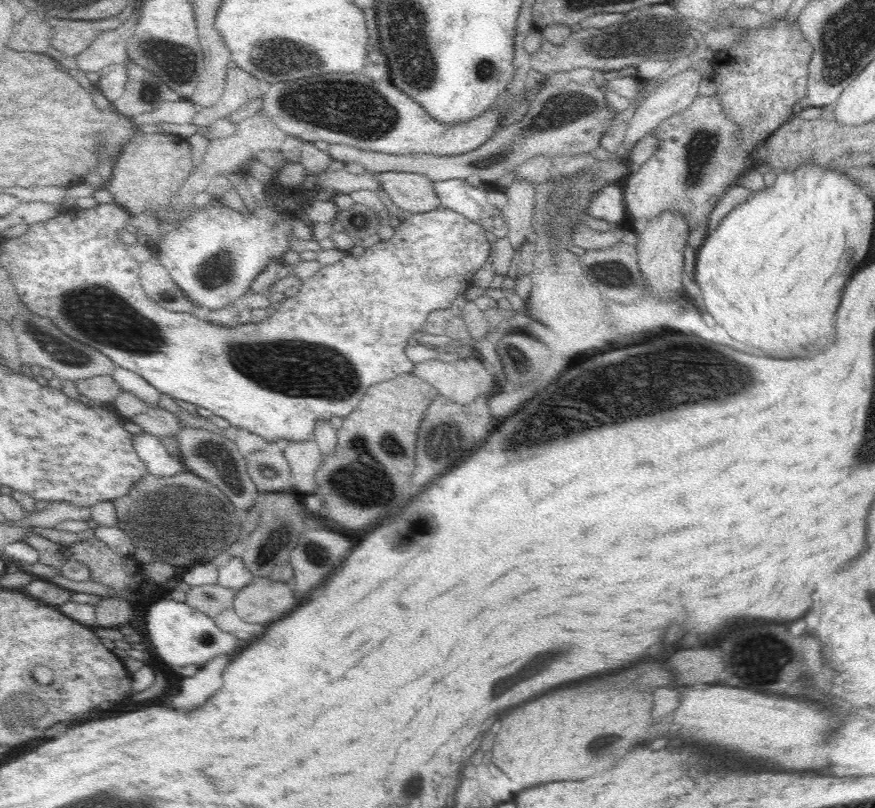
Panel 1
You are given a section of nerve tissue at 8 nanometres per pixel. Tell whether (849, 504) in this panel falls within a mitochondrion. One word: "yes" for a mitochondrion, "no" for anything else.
no

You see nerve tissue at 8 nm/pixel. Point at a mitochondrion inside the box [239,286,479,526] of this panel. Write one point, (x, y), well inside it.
(363, 479)

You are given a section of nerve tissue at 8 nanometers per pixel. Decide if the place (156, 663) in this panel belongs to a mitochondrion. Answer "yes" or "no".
no

